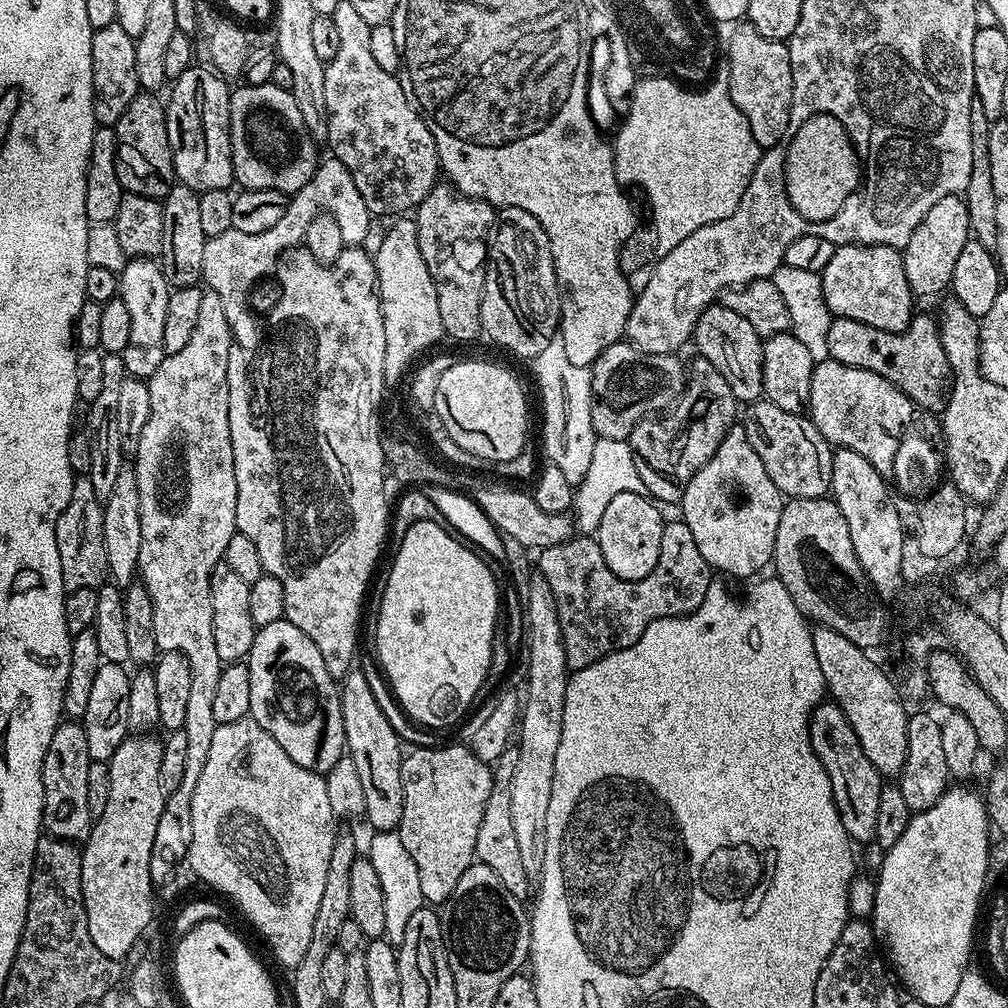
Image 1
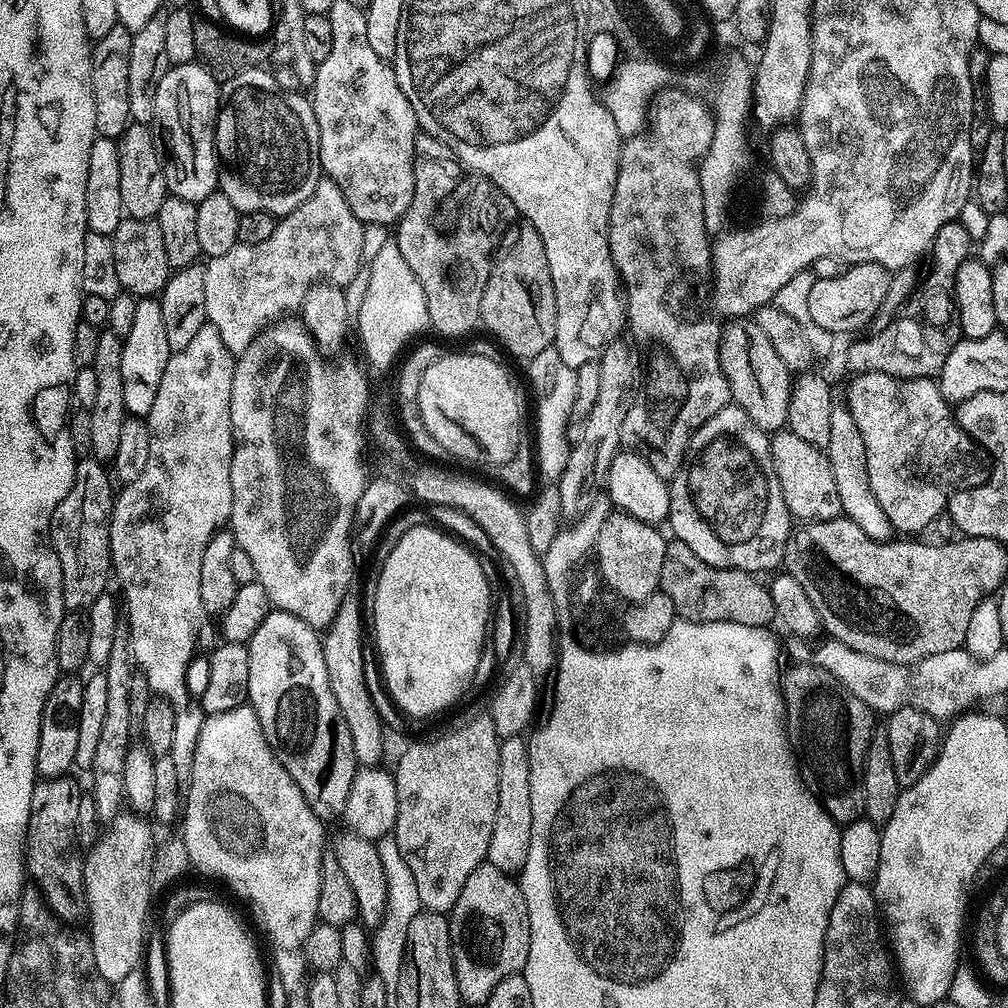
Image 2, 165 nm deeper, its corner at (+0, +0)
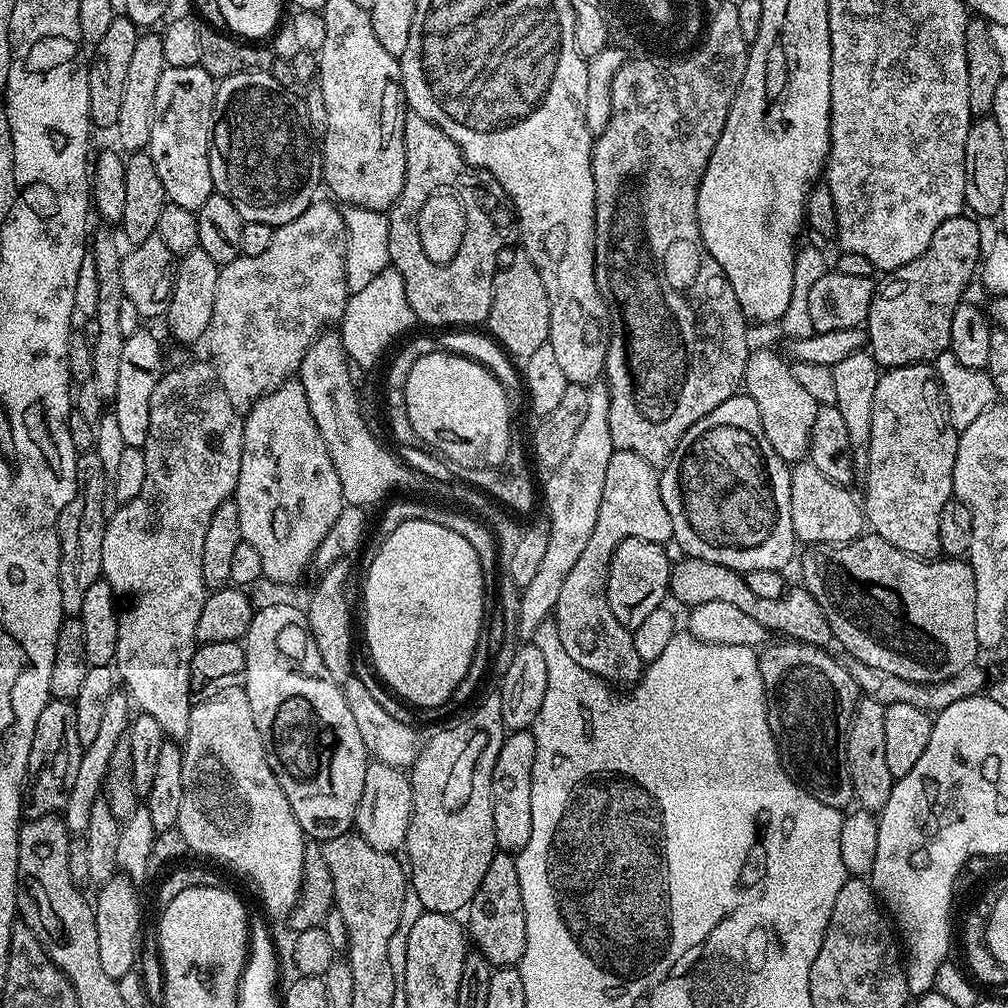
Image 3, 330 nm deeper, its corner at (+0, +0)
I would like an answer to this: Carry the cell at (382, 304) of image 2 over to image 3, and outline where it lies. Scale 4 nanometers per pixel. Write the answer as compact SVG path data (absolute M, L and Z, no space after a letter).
M389 266L378 278L362 286L362 290L349 295L344 316L338 321L338 331L349 361L357 369L372 368L411 324L414 317L410 302L406 302L406 282L402 282L402 274L398 274L396 268Z

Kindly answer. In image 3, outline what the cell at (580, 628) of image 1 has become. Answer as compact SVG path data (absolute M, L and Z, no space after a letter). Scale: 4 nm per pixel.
M680 558L680 561L672 564L668 591L671 599L684 604L685 609L702 606L702 602L730 602L733 606L740 607L745 614L750 614L750 618L762 622L762 626L766 626L769 633L781 632L781 637L813 644L815 648L827 649L828 643L831 645L834 640L830 622L826 620L826 614L822 614L822 606L818 606L816 599L803 586L789 587L778 600L758 598L758 594L752 593L750 586L746 586L743 575L735 572L733 568L727 568L718 562Z

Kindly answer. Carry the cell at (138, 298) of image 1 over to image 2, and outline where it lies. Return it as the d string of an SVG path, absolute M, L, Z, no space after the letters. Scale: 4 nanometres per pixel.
M139 297L134 306L134 326L130 326L130 334L122 338L122 395L129 417L146 418L150 414L150 406L154 406L158 385L162 383L162 374L172 353L159 299Z

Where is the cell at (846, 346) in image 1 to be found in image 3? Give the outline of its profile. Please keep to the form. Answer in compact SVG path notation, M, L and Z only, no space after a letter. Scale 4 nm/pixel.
M968 214L946 218L934 230L934 238L923 254L898 270L912 284L899 284L892 280L896 278L888 278L873 291L866 321L866 344L881 369L932 362L948 348L954 310L965 299L964 291L972 276L974 280L977 275L982 260L980 228L975 223L979 224Z

